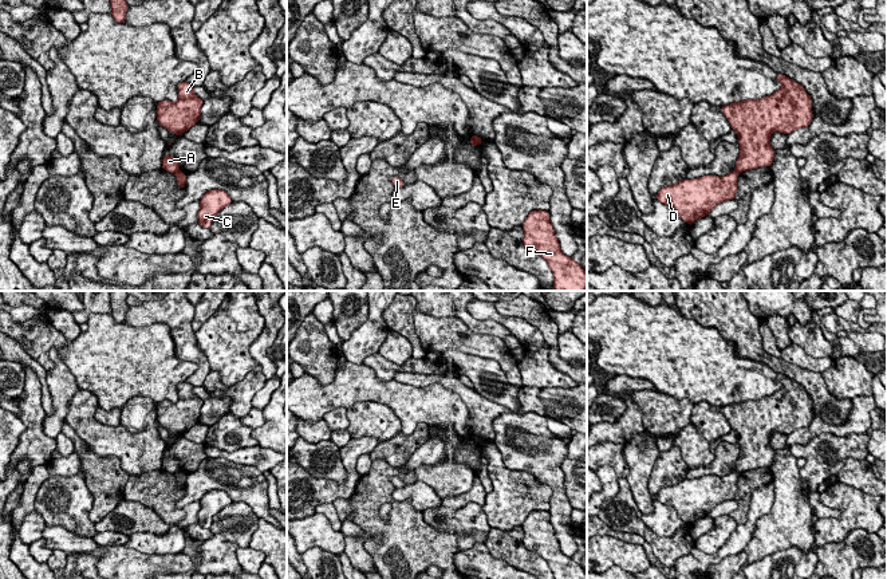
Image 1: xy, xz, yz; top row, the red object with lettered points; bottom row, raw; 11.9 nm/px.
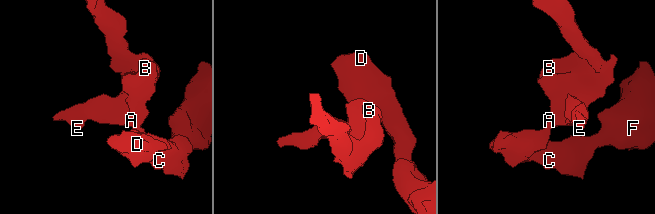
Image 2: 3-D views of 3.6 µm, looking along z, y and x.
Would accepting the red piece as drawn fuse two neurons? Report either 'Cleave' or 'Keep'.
Cleave

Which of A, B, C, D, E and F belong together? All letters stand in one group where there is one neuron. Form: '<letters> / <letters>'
A B E / C D F

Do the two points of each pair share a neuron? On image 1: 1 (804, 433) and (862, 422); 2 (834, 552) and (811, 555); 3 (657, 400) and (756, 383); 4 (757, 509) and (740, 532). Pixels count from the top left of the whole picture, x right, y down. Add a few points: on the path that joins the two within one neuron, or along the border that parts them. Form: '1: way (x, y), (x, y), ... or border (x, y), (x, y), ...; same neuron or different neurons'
1: way (819, 429), (847, 428); same neuron
2: border (815, 551), (816, 564); different neurons
3: border (657, 389), (678, 400), (688, 400), (693, 405); different neurons
4: way (753, 515), (745, 528); same neuron

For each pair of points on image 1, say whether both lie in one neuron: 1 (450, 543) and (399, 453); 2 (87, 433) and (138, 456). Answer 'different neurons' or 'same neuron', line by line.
1: different neurons
2: same neuron

